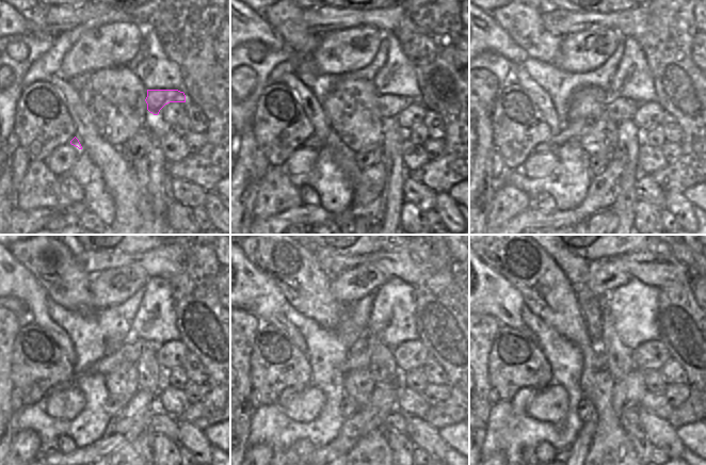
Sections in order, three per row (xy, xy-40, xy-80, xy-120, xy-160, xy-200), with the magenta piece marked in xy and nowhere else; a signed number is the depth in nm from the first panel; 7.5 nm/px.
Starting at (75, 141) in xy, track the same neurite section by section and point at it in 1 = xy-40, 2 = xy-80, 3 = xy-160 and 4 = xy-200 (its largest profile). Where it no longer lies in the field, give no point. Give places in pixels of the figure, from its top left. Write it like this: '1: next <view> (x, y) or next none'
1: next xy-40 (314, 142)
2: next xy-80 (572, 130)
3: next xy-160 (359, 357)
4: next xy-200 (519, 402)

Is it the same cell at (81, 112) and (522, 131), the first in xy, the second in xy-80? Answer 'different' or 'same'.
different

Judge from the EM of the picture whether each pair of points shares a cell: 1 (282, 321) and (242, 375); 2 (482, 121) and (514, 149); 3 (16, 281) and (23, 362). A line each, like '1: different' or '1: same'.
1: different
2: different
3: different

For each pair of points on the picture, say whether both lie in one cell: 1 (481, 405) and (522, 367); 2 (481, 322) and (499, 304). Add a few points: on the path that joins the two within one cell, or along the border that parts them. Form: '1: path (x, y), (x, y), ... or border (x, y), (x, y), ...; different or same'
1: border (487, 364), (487, 380), (492, 388); different
2: border (480, 313), (492, 315), (500, 324); different

